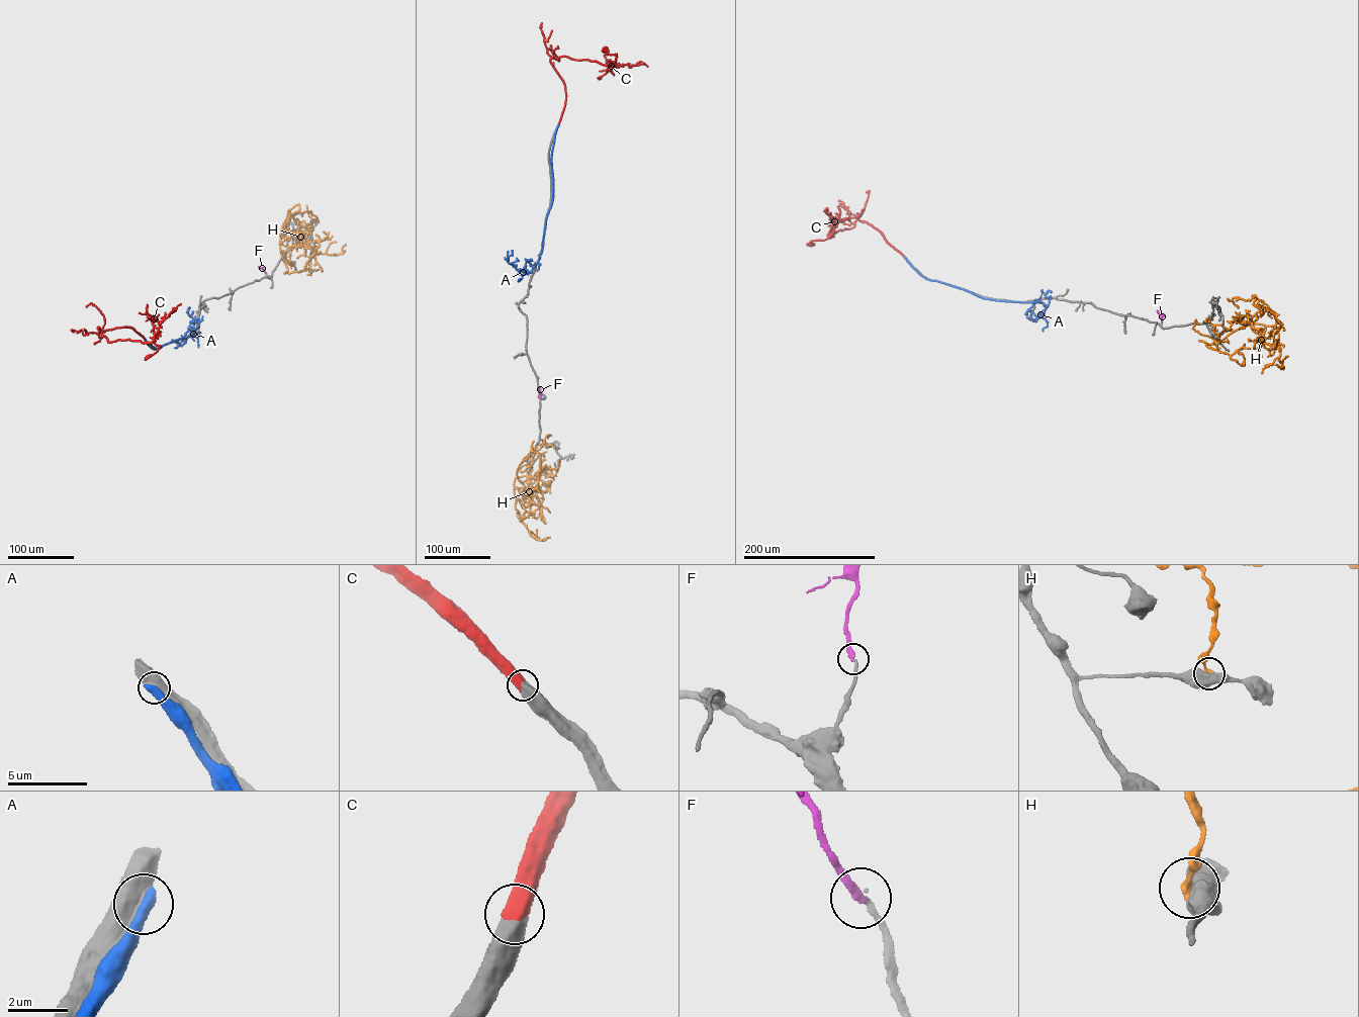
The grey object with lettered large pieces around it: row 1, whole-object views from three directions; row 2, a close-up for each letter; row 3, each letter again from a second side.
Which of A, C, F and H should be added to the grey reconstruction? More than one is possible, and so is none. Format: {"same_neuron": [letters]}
{"same_neuron": ["C"]}

